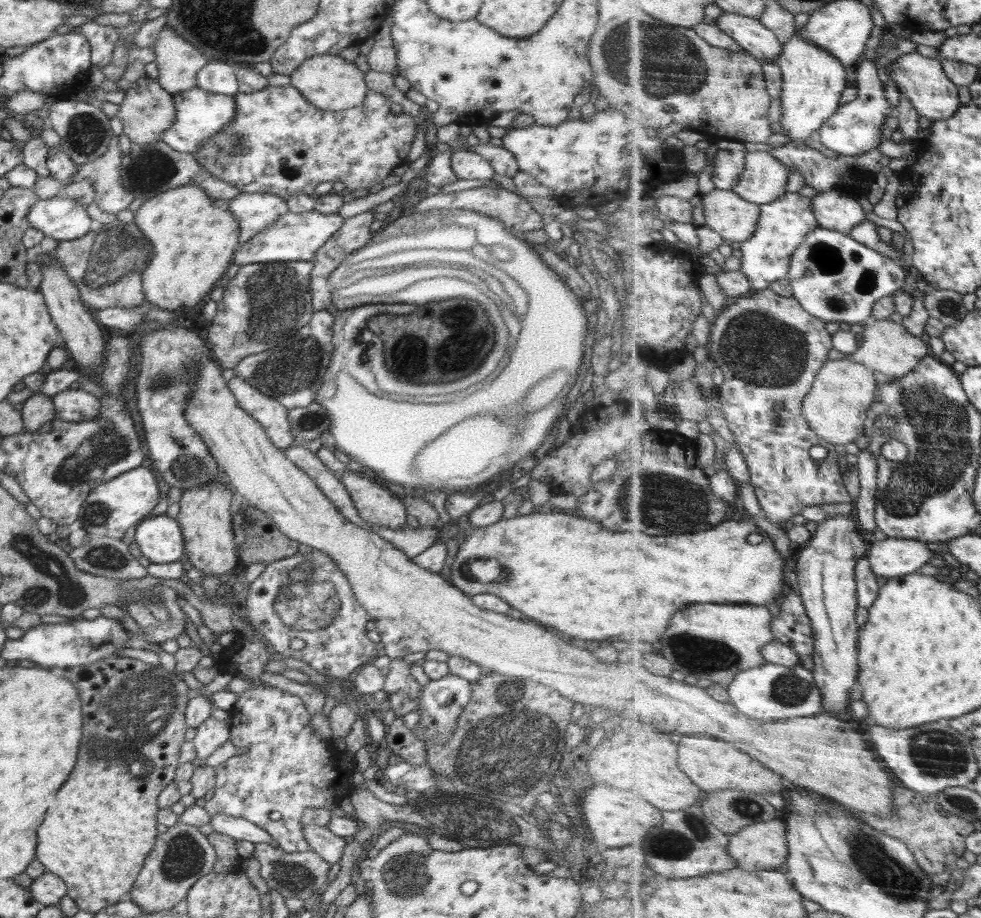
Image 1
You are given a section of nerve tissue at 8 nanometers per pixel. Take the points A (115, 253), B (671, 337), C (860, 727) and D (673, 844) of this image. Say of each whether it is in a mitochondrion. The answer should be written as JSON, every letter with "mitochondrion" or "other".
{"A":"mitochondrion","B":"other","C":"other","D":"mitochondrion"}

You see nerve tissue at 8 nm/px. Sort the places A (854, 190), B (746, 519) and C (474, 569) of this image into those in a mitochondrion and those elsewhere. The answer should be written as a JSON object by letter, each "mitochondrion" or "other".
{"A":"other","B":"other","C":"mitochondrion"}

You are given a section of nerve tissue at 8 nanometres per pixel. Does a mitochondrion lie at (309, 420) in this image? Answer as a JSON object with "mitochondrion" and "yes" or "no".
{"mitochondrion":"yes"}

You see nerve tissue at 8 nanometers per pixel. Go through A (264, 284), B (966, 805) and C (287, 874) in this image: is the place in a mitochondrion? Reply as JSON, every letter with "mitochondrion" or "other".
{"A":"mitochondrion","B":"mitochondrion","C":"mitochondrion"}

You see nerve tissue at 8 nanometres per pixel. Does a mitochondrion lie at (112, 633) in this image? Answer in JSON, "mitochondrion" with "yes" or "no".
{"mitochondrion":"no"}

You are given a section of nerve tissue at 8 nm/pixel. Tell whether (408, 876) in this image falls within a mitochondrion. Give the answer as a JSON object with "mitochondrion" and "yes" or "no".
{"mitochondrion":"yes"}

